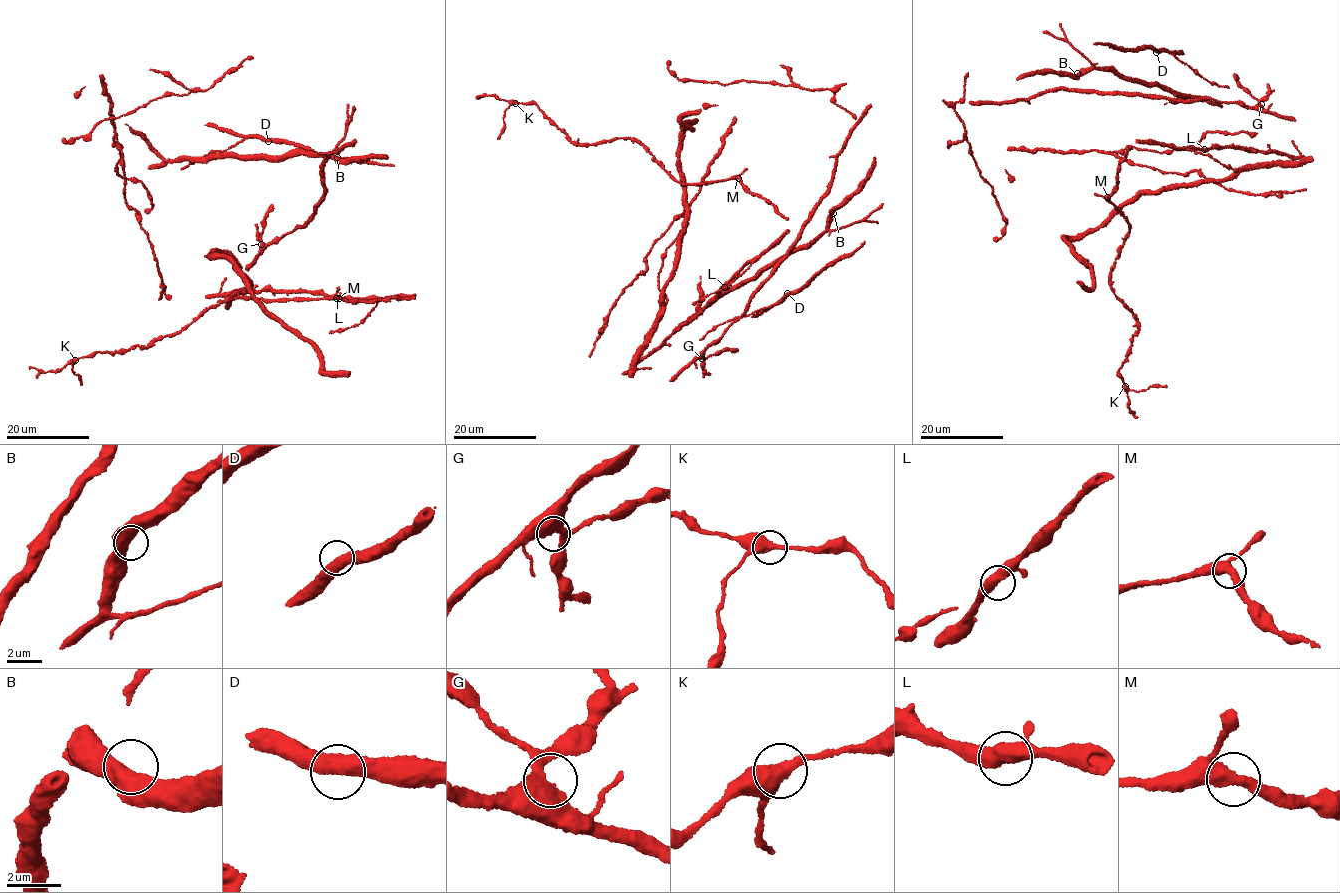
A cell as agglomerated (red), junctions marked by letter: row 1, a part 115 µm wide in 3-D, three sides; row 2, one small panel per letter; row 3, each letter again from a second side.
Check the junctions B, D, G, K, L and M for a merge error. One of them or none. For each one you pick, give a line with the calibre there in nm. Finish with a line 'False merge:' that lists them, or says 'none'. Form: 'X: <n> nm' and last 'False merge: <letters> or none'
False merge: none

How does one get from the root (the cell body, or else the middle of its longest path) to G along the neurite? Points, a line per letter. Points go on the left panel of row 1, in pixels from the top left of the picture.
G: (305, 225), (270, 243), (261, 244)

